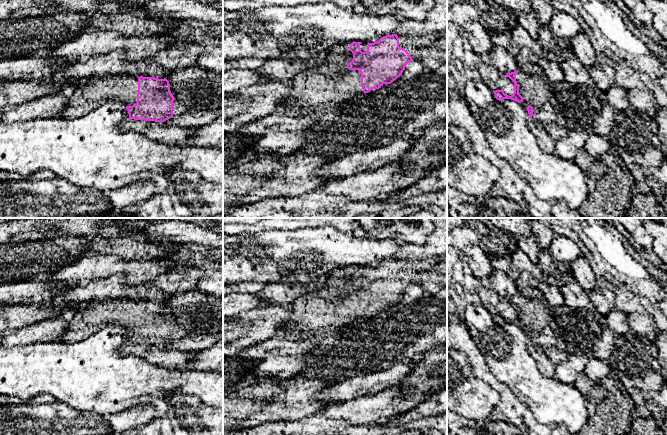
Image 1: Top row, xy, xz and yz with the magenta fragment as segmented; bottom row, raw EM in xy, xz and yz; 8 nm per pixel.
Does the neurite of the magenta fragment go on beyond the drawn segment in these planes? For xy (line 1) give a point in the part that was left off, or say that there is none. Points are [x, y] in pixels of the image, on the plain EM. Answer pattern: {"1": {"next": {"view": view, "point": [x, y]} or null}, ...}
{"1": {"next": {"view": "xy", "point": [84, 323]}}}

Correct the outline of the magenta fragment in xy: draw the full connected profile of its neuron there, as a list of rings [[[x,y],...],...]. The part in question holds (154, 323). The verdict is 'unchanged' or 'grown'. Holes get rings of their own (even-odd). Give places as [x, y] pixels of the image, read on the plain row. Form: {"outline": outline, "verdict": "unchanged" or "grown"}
{"outline": [[[113,298],[93,301],[76,311],[58,341],[80,342],[110,324],[122,326],[129,343],[134,344],[162,347],[173,340],[188,337],[172,319],[166,302]]], "verdict": "grown"}

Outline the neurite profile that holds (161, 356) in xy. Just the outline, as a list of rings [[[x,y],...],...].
[[[126,343],[120,347],[124,355],[134,355],[168,370],[187,369],[187,364],[196,353],[169,350],[164,346]]]

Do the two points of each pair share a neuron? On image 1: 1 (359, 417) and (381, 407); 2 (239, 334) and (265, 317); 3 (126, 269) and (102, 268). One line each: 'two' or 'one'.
1: one
2: one
3: one

